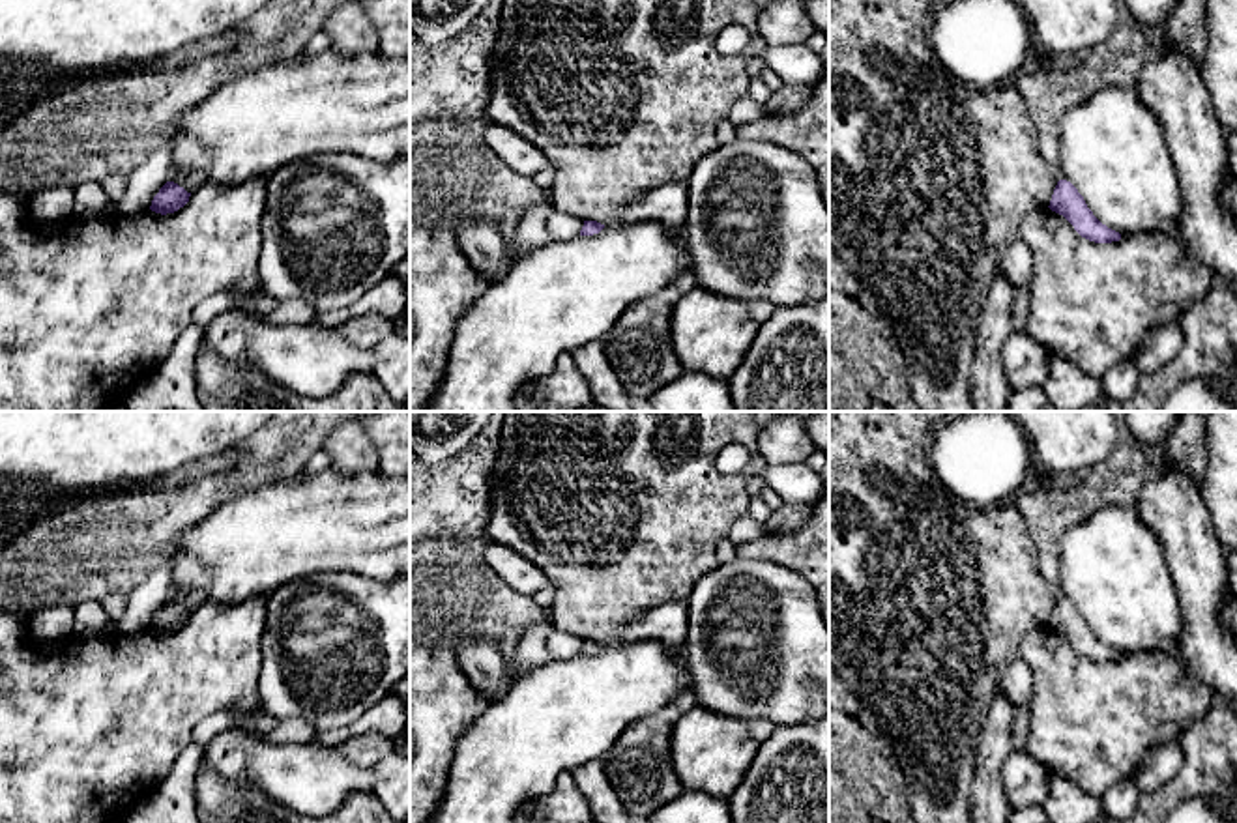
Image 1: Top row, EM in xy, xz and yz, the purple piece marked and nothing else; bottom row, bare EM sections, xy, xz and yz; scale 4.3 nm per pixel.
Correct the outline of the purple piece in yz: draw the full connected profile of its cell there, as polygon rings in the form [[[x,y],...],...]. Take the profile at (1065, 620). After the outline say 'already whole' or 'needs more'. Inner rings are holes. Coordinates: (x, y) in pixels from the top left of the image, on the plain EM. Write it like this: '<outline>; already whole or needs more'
[[[1067,599],[1057,600],[1048,627],[1063,634],[1089,660],[1112,662],[1121,658],[1119,651],[1108,647],[1093,634],[1084,615]]]; already whole

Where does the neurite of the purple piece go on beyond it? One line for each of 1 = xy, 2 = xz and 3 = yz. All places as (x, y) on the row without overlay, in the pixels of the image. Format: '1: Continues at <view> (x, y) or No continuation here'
1: No continuation here
2: No continuation here
3: No continuation here

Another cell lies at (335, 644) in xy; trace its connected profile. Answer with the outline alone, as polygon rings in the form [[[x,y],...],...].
[[[320,572],[266,597],[258,701],[262,713],[301,718],[316,731],[356,722],[410,671],[410,578],[378,582],[356,572]]]

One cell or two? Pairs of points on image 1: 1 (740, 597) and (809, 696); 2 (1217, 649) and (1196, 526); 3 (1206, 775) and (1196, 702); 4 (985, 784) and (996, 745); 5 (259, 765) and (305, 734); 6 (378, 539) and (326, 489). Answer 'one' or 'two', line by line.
1: one
2: one
3: two
4: one
5: two
6: one

